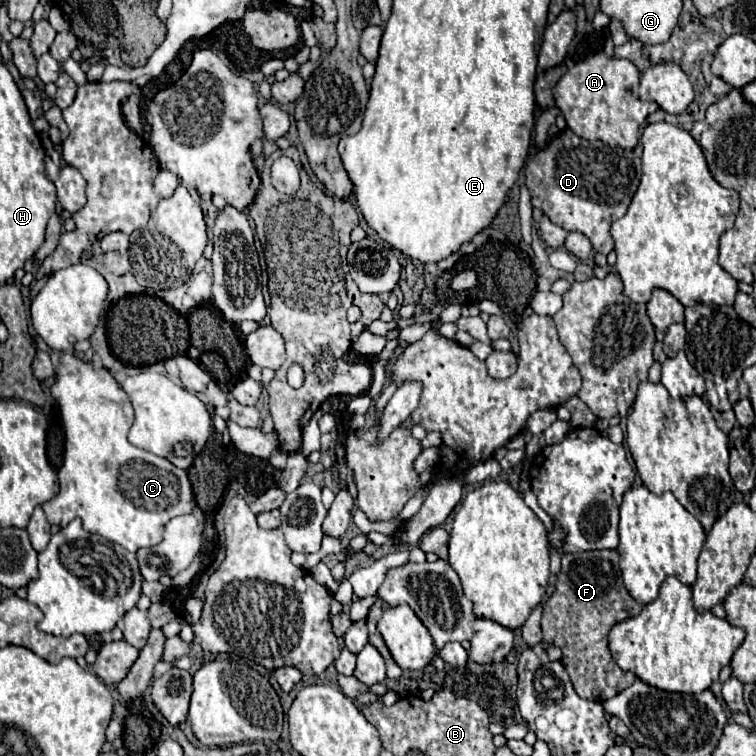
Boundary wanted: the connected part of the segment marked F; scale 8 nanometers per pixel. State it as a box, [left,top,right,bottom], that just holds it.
[541,550,643,702]

